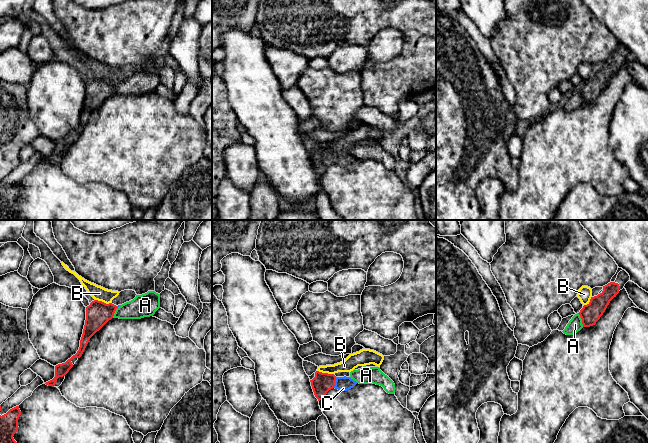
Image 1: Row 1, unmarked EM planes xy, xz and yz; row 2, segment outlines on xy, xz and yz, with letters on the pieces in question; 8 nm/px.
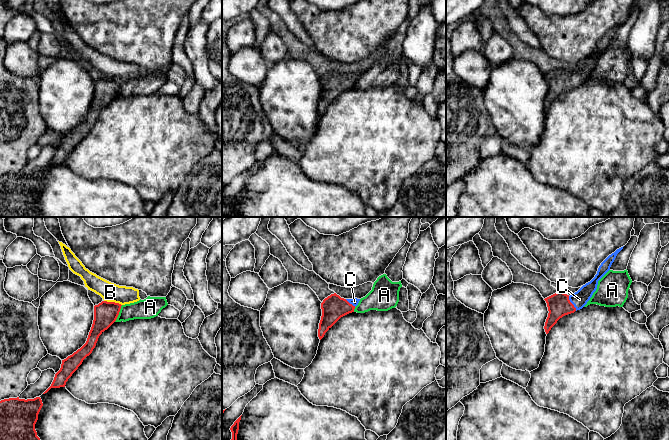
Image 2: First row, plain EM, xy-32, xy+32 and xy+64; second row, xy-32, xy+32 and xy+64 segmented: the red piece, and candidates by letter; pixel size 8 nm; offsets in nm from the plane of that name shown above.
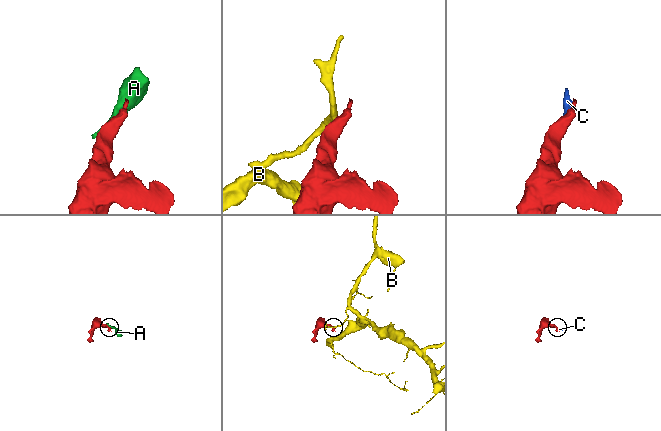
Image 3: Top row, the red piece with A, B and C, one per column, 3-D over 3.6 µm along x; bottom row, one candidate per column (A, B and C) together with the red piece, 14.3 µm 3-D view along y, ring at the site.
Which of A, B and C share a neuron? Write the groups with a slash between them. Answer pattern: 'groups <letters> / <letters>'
groups A / B / C

